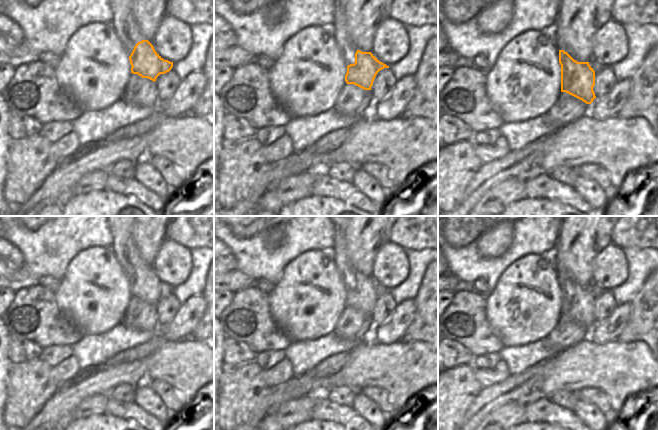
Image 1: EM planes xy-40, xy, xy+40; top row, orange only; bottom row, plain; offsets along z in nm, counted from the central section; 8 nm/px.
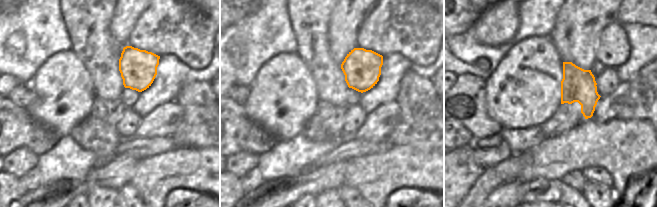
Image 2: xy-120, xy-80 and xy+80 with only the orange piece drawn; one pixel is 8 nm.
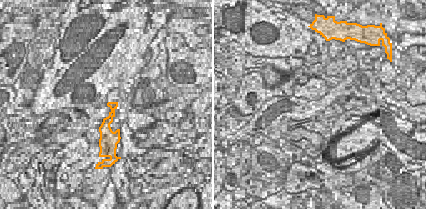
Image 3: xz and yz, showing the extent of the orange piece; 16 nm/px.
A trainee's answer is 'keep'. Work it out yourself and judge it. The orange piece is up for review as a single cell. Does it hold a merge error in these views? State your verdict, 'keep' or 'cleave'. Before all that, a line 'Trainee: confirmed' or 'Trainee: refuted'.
Trainee: refuted
cleave

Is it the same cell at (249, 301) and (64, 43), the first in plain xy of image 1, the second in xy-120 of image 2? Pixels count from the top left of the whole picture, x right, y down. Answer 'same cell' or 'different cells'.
different cells

